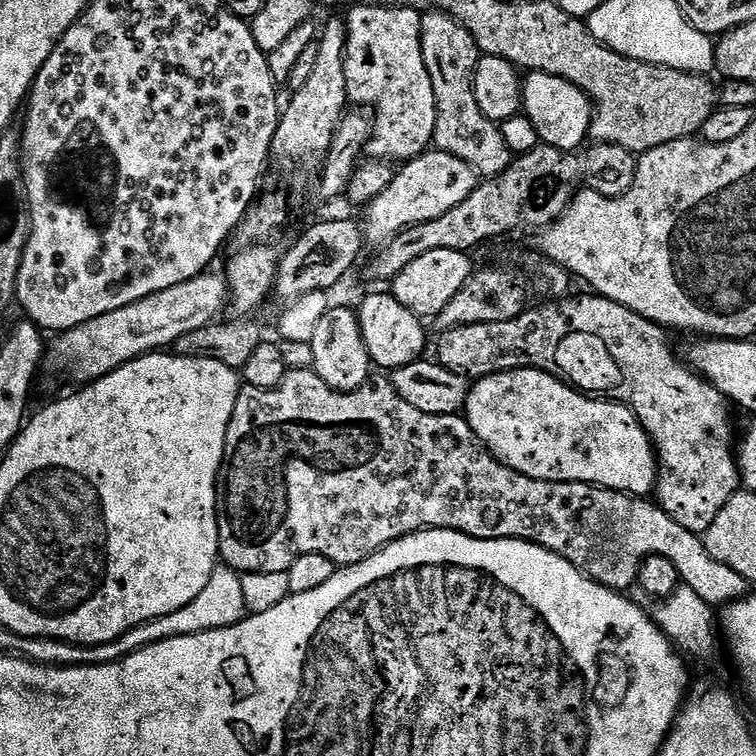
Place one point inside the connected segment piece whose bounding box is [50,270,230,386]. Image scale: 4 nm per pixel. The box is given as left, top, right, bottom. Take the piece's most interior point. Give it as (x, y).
(89, 352)

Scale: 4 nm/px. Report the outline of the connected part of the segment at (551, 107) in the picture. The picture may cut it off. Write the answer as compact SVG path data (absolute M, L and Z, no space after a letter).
M528 72L522 80L524 86L523 115L534 122L541 144L549 144L563 152L576 152L579 144L589 139L592 131L592 99L566 78L545 72Z

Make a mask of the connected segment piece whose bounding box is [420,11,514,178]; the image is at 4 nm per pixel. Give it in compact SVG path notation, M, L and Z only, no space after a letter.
M426 12L420 18L420 37L422 38L422 58L434 82L434 102L436 103L436 121L432 144L454 158L462 158L476 171L477 177L491 178L502 174L512 165L514 153L506 146L502 138L500 125L496 124L478 107L478 98L474 98L474 74L482 55L474 38L454 18L445 12Z

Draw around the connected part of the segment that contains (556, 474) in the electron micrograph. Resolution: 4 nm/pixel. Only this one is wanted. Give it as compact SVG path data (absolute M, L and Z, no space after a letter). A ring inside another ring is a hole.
M515 368L475 381L469 387L462 412L474 434L487 446L489 454L498 462L510 466L510 470L526 474L526 478L592 484L596 488L625 492L633 498L653 495L656 486L656 449L652 447L652 440L632 409L624 404L585 396L537 368Z

